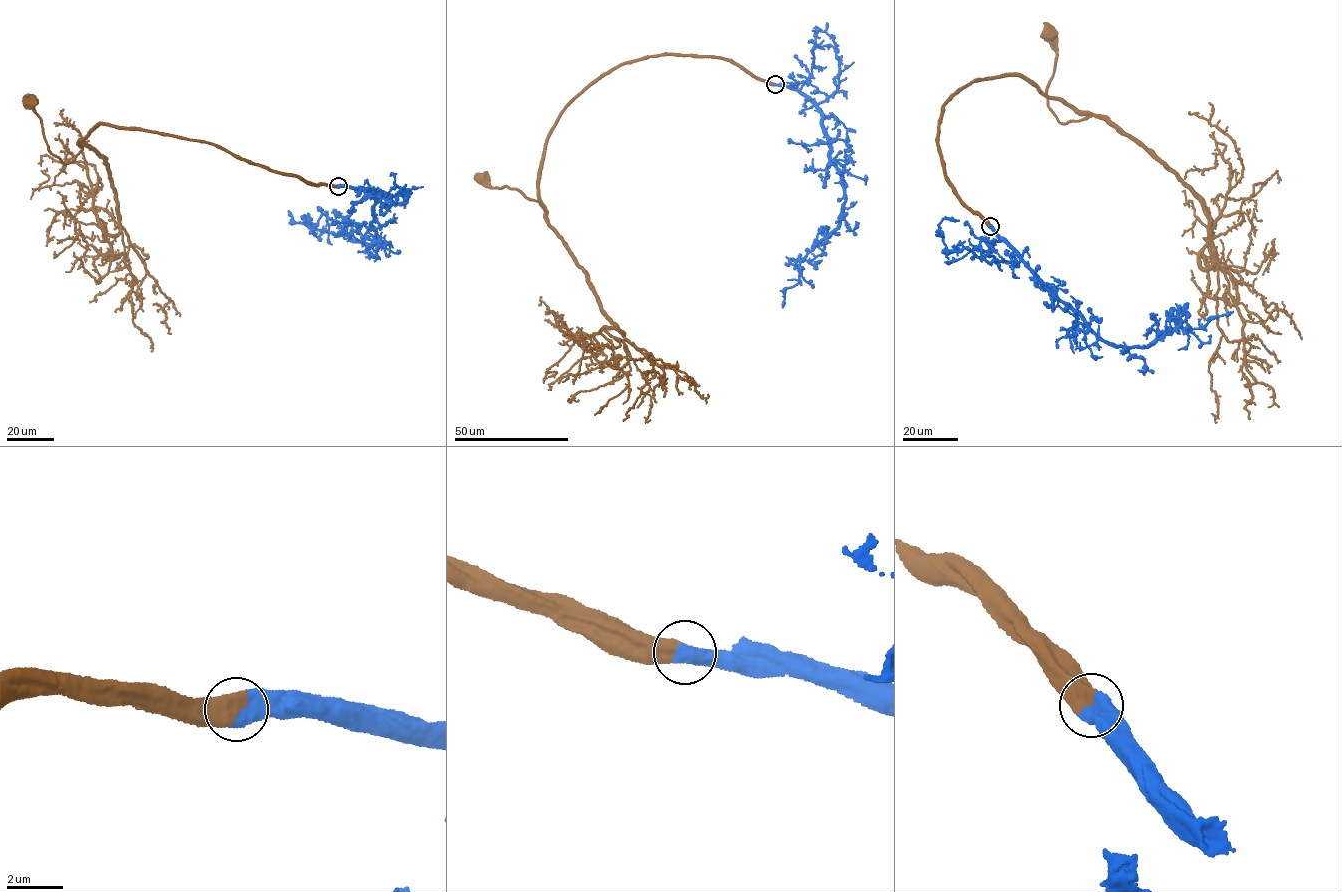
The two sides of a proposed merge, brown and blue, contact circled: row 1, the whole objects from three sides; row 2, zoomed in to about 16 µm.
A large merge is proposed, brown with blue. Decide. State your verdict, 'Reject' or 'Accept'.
Accept

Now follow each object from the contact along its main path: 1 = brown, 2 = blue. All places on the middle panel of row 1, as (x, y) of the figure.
1: (775, 84), (720, 57), (620, 63), (584, 88), (549, 137), (538, 180), (546, 215), (538, 201), (482, 178)
2: (775, 84), (799, 90), (818, 109), (845, 200), (841, 222), (801, 261), (799, 282), (785, 290), (782, 307)

